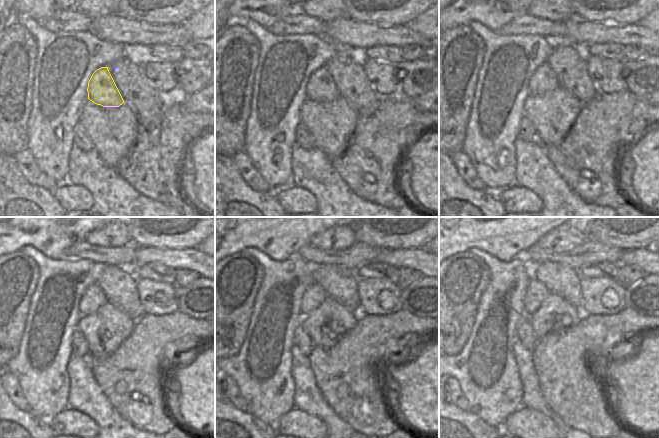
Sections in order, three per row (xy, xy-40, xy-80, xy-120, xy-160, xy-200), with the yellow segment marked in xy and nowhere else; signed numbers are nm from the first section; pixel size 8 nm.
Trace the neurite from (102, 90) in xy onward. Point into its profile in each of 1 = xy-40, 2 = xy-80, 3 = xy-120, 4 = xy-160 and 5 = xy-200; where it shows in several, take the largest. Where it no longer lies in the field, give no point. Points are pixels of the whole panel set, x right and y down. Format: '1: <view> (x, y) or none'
1: xy-40 (320, 87)
2: xy-80 (543, 79)
3: xy-120 (93, 298)
4: xy-160 (314, 294)
5: xy-200 (536, 291)

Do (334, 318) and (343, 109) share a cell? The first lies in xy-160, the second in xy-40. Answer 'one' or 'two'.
one

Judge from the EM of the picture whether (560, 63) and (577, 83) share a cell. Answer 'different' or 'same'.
same

